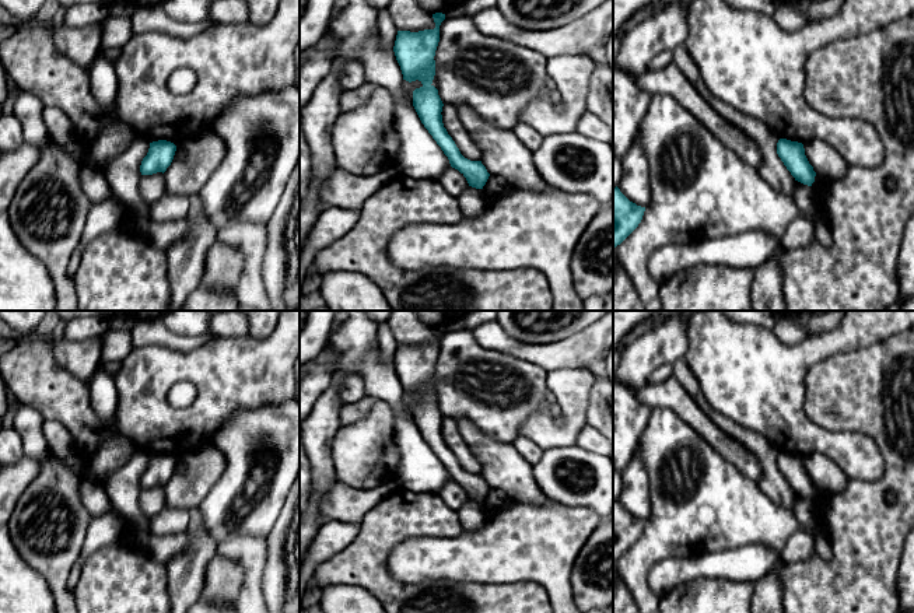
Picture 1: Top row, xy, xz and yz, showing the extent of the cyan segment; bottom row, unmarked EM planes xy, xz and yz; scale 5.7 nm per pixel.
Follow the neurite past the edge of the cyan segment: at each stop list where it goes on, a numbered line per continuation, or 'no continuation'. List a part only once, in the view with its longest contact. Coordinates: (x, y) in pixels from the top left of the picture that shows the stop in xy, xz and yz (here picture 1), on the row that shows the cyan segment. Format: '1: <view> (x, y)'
no continuation

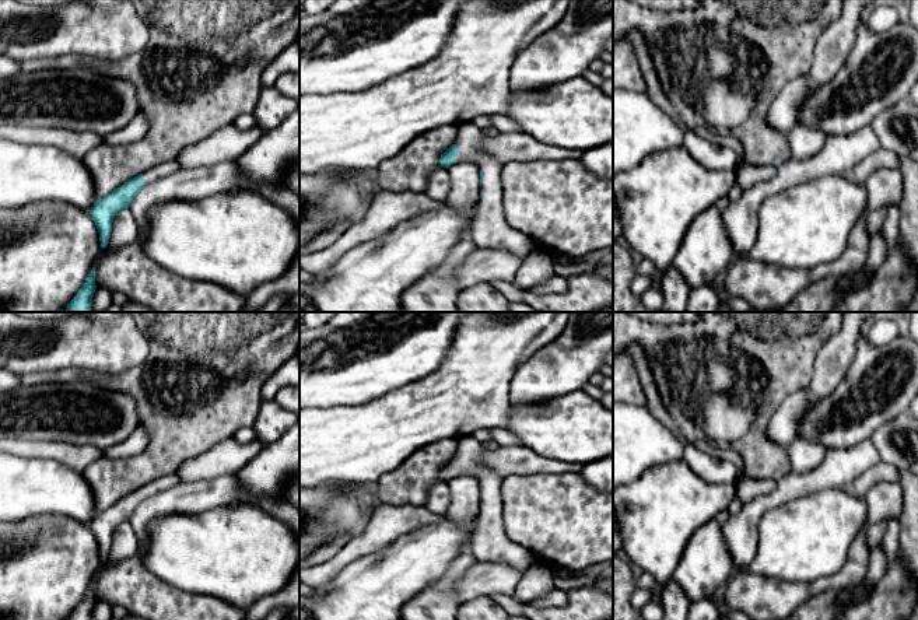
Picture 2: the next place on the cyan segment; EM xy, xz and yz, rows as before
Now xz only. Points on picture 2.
1: xz (489, 228)

